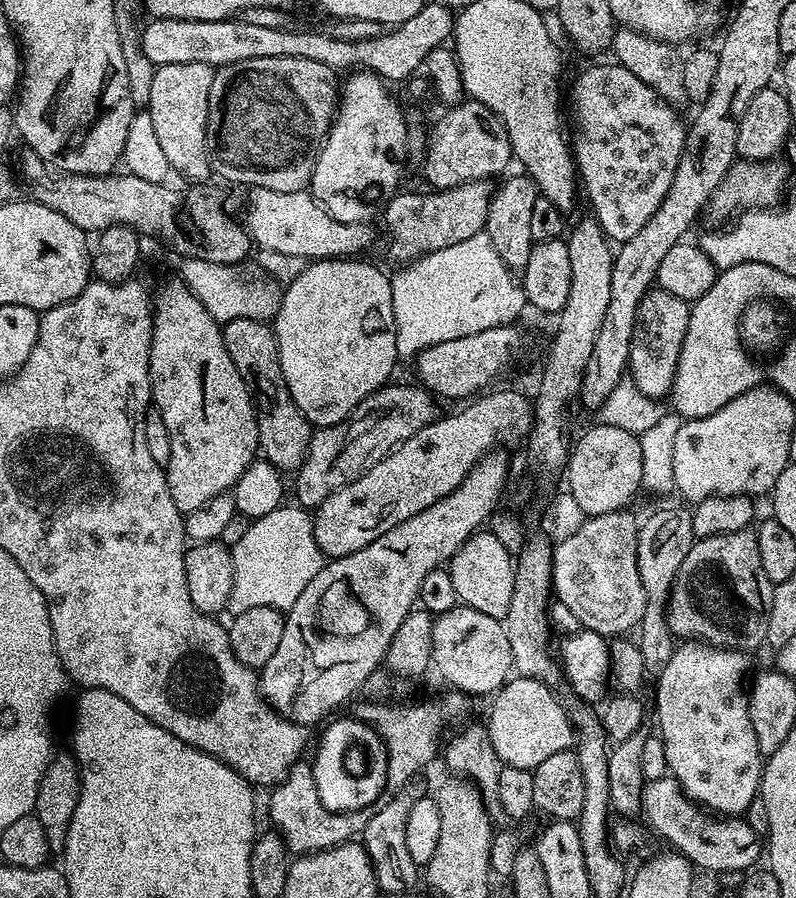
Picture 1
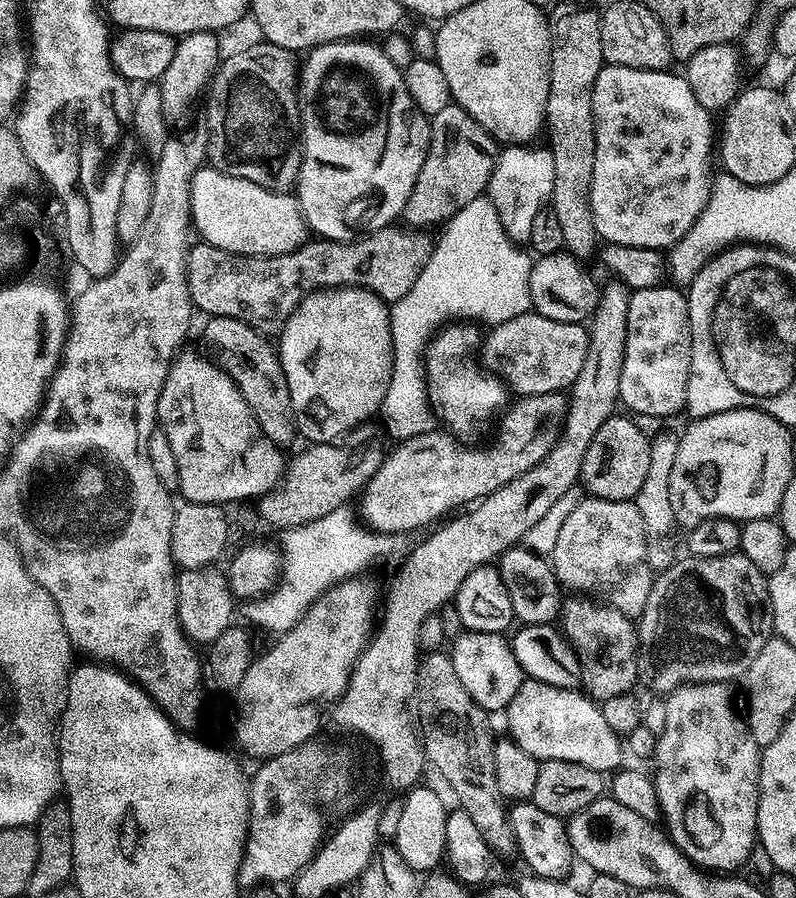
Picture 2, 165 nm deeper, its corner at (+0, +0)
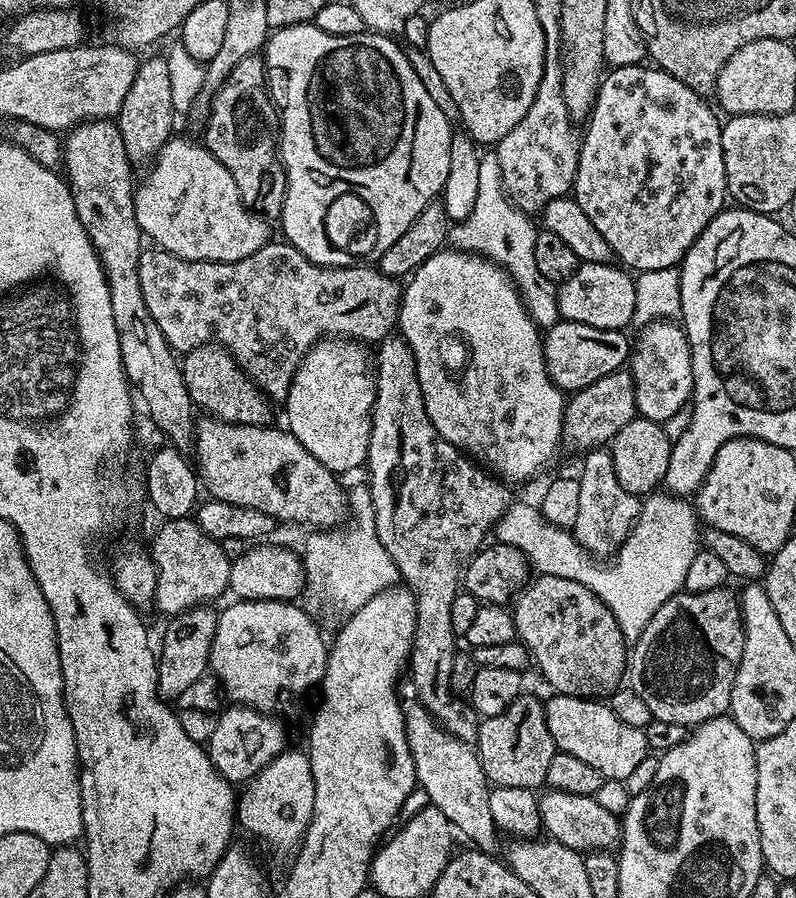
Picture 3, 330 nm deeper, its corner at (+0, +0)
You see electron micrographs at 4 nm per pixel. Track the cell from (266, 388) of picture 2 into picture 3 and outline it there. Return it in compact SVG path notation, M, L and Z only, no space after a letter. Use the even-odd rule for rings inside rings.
M215 342L200 344L194 350L183 353L182 367L186 390L193 405L204 411L201 413L219 418L225 424L267 425L271 421L268 419L272 416L273 405L260 387L240 369L239 362L224 345Z

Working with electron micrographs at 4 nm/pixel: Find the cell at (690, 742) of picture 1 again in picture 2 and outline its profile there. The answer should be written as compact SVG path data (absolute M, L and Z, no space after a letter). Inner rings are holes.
M727 683L723 684L691 684L685 688L671 693L667 697L665 730L658 737L656 746L656 774L654 781L659 804L659 815L664 818L663 827L668 833L669 839L676 844L676 847L701 870L707 870L712 874L732 874L735 868L743 869L747 865L752 848L758 844L756 834L756 819L758 818L758 802L760 801L760 758L762 755L761 745L754 742L754 738L748 729L748 721L743 715L736 713L732 705L732 692Z

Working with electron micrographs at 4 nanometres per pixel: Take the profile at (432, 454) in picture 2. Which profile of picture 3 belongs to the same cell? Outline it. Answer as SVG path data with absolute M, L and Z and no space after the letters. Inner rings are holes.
M628 370L611 372L606 378L598 378L590 386L571 393L564 406L563 447L573 448L579 454L587 453L593 448L603 448L626 426L626 422L637 419L635 402L635 383Z

